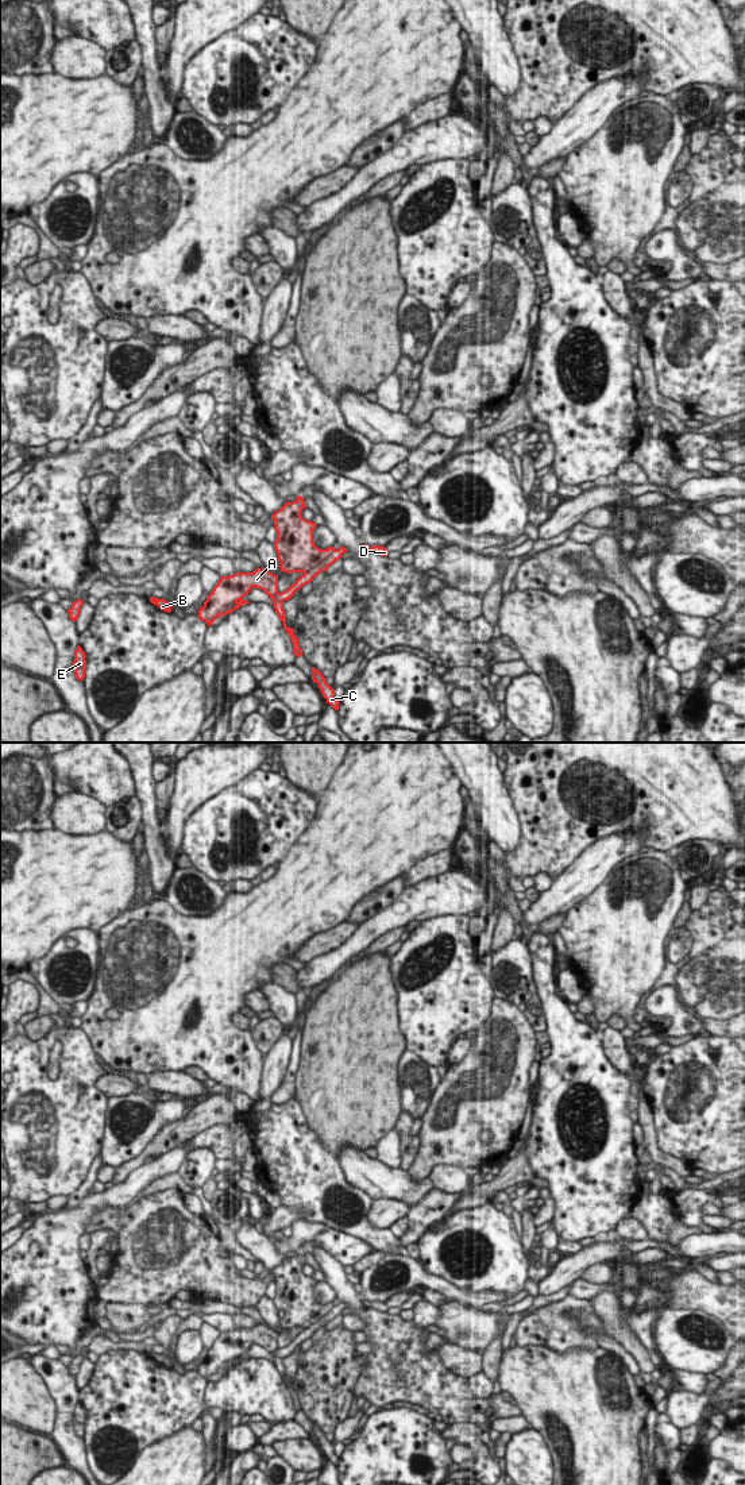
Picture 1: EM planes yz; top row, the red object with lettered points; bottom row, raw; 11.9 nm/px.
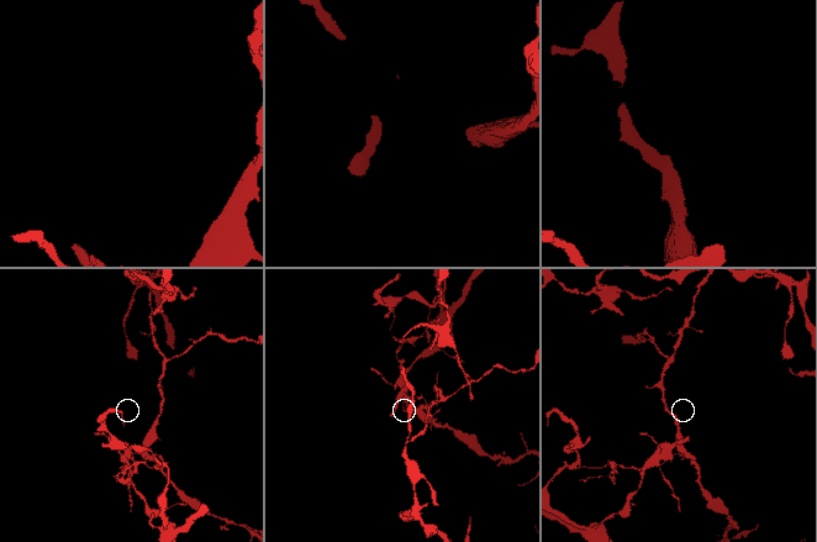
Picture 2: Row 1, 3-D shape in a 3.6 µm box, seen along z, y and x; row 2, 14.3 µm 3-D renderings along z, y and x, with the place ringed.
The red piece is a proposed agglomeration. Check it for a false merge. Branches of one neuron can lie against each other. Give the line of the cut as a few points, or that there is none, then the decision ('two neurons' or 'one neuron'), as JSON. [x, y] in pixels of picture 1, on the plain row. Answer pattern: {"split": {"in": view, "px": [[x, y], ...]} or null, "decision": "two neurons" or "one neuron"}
{"split": {"in": "yz", "px": [[335, 1306], [304, 1330]]}, "decision": "two neurons"}

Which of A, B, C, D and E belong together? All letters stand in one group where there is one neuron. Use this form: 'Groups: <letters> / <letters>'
Groups: A C / B D E

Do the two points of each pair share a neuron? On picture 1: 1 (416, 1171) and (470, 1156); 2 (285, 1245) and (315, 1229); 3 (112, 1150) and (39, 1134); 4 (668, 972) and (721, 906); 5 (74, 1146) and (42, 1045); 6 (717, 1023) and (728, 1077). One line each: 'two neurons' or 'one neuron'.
1: one neuron
2: one neuron
3: two neurons
4: one neuron
5: one neuron
6: two neurons

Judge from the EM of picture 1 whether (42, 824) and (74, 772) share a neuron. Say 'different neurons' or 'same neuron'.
different neurons

